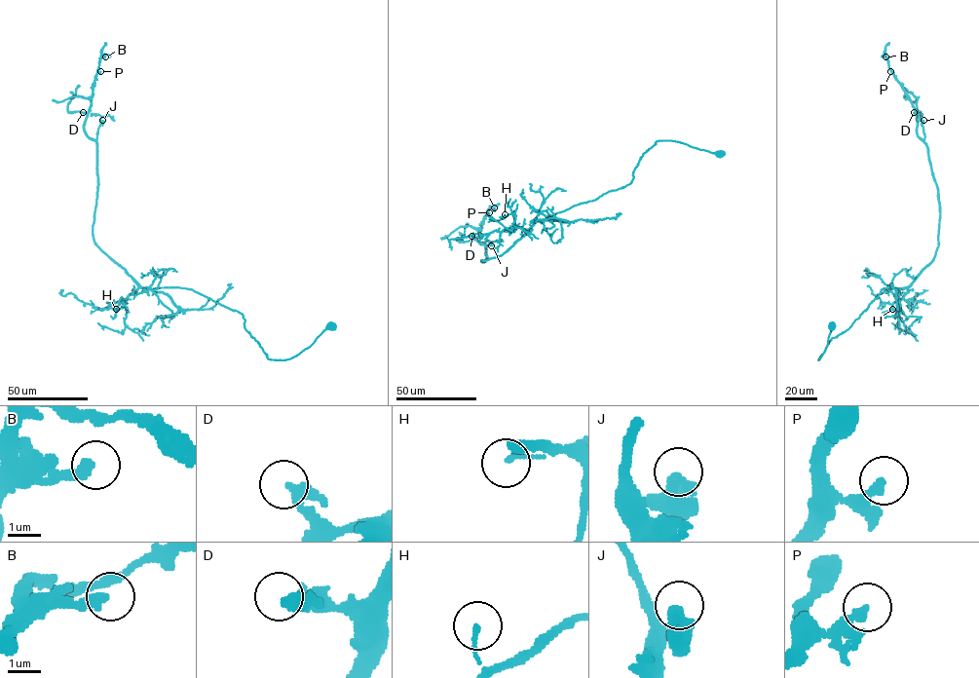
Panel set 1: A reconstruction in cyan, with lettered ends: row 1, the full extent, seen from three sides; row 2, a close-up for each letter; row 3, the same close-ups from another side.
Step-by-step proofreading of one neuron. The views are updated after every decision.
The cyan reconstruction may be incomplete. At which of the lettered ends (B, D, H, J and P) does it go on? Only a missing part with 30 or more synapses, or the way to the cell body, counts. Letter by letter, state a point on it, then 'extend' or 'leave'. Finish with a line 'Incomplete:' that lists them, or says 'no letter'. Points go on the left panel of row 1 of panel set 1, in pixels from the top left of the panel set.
B: at (105, 56); leave
D: at (83, 112); leave
H: at (116, 309); leave
J: at (102, 120); leave
P: at (100, 71); leave
Incomplete: no letter

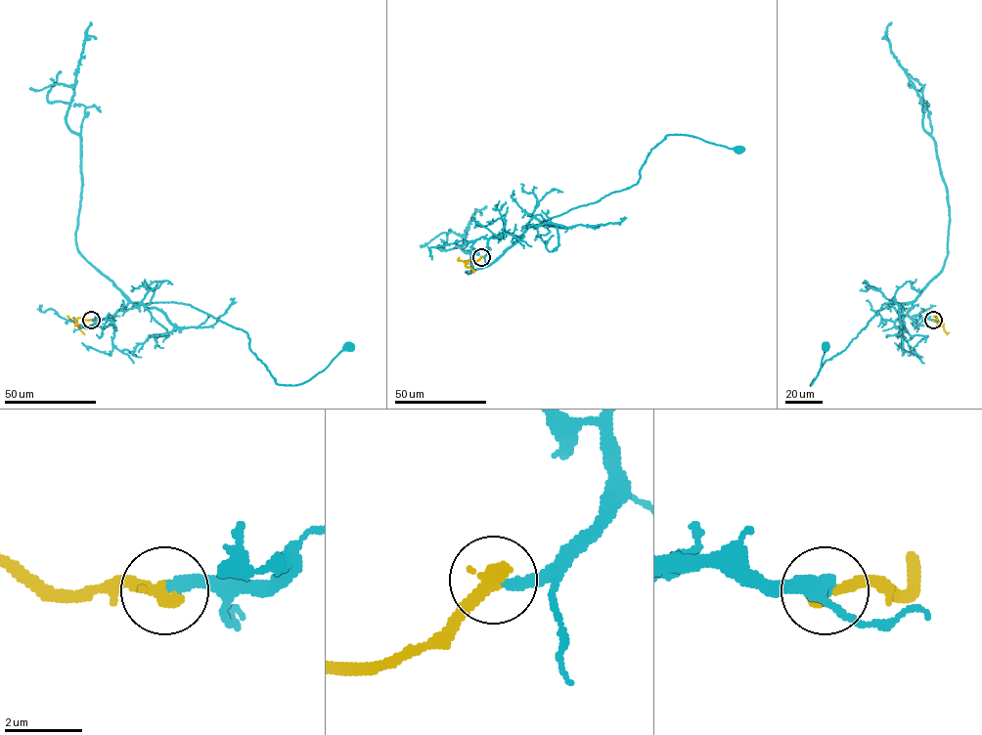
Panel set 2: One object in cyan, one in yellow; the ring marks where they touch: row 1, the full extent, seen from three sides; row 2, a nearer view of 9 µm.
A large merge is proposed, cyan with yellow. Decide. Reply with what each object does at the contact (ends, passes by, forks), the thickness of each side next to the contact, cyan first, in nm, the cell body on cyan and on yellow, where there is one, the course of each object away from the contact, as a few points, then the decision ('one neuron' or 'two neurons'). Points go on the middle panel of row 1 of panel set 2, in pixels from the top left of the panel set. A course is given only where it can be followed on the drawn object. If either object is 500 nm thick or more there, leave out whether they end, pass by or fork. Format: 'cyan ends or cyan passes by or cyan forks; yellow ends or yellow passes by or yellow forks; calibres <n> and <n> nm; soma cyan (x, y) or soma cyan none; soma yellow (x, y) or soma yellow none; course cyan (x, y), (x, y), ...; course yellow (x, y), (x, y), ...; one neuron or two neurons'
cyan ends; yellow ends; calibres 320 and 440 nm; soma cyan (738, 150); soma yellow none; course cyan (481, 257), (491, 237), (505, 232), (520, 236), (529, 227), (636, 185), (647, 155), (668, 135), (738, 150); course yellow (481, 257), (466, 261), (466, 266), (473, 273); one neuron

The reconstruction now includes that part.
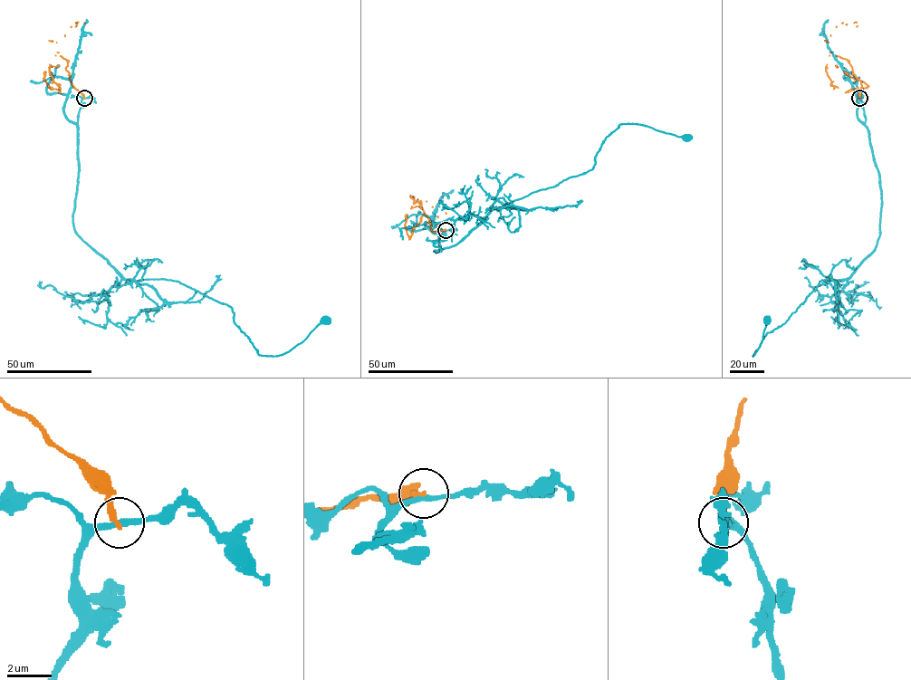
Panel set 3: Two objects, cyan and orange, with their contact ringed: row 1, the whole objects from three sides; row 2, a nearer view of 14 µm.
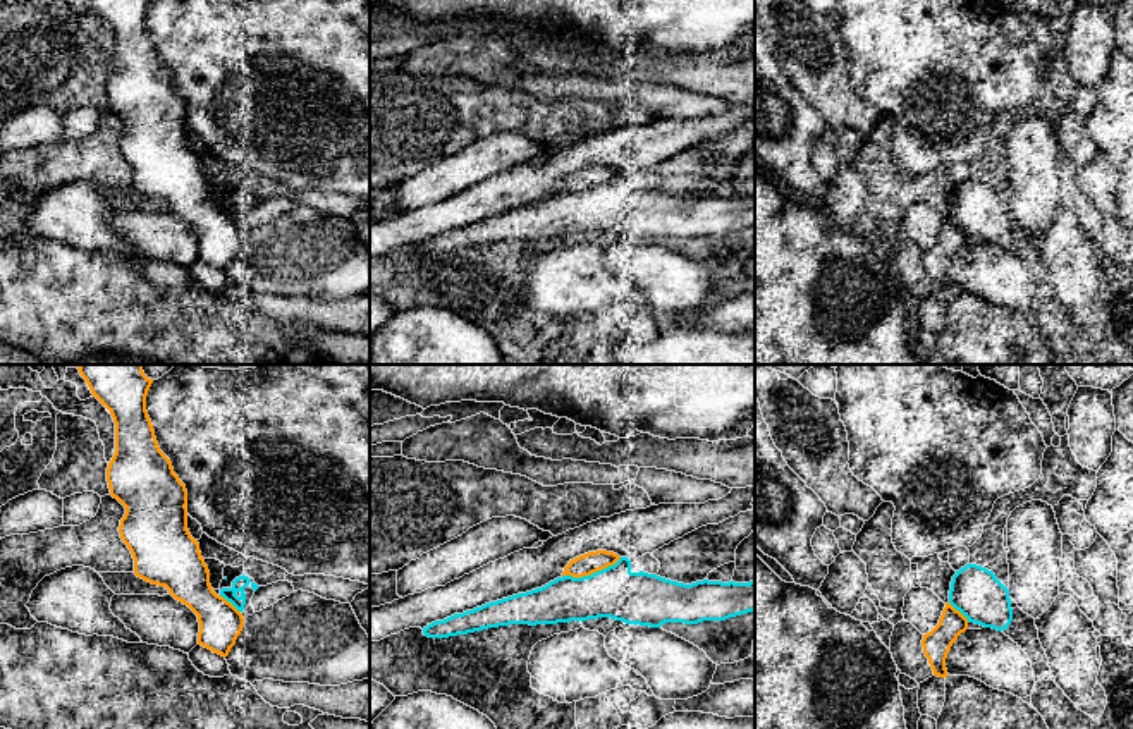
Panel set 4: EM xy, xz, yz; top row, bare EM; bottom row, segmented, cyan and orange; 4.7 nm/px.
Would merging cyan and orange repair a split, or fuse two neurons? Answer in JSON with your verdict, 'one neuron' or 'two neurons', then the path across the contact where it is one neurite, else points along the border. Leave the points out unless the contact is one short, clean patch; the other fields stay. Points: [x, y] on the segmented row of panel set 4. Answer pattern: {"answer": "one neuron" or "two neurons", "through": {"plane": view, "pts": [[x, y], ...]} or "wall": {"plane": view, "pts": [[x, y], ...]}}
{"answer": "two neurons", "wall": {"plane": "xz", "pts": [[621, 557], [588, 575], [563, 576]]}}

